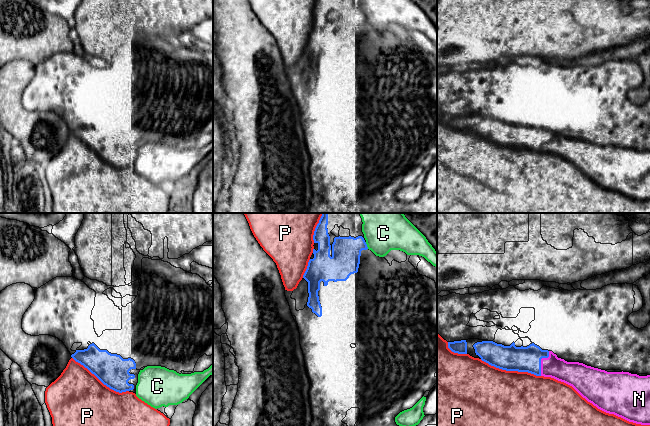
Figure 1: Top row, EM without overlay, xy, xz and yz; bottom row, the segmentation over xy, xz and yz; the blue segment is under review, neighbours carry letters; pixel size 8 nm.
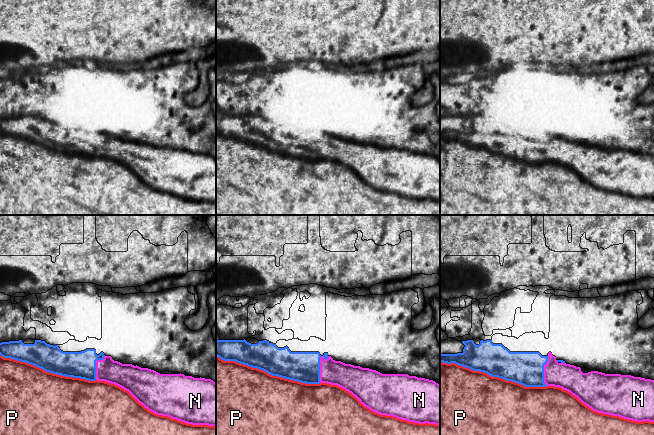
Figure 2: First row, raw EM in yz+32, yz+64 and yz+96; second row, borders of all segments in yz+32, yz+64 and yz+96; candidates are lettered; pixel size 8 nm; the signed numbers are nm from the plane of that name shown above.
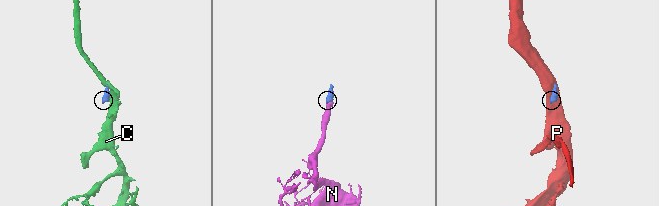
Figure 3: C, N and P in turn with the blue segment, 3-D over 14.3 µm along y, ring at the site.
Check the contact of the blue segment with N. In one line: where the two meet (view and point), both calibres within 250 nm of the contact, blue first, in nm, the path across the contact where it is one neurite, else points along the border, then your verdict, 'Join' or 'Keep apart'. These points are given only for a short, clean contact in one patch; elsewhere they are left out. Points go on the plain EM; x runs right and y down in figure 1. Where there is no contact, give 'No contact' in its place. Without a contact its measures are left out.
Touches blue at yz (540, 137). Thickness 200 nm (blue) against 180 nm. Join

